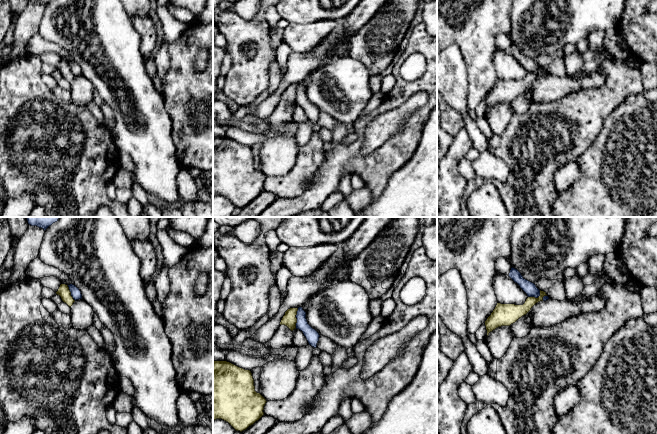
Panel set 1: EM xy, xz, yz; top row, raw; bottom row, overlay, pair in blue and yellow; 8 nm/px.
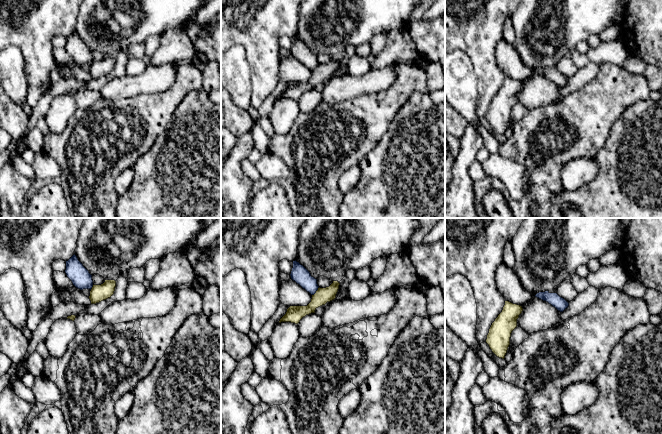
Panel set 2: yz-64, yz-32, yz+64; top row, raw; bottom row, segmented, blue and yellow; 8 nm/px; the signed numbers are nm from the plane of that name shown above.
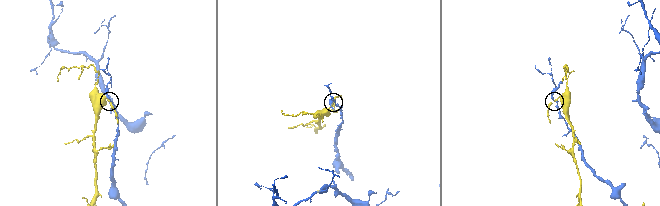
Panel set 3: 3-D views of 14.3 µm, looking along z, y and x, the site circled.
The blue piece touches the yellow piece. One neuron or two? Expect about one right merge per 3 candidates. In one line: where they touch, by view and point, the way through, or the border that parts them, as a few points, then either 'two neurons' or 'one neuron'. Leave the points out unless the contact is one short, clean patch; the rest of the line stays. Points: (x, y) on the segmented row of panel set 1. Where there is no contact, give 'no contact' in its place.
contact xz (296, 317); border xz (298, 308), (295, 328); two neurons

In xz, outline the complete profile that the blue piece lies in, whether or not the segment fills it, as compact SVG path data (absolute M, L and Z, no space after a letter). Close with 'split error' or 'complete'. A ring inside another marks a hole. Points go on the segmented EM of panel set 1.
M302 307L298 308L296 318L297 318L296 329L302 331L309 345L316 348L320 335L315 329L313 329L308 324L306 319L306 312L303 310Z | complete

